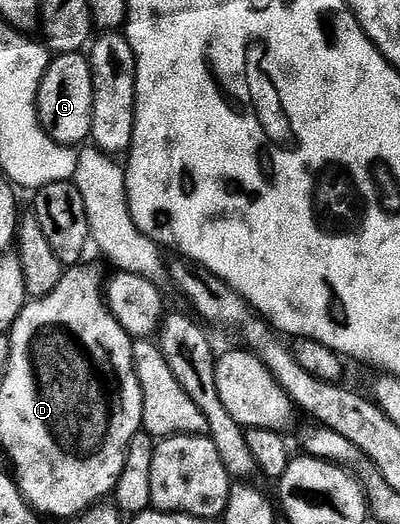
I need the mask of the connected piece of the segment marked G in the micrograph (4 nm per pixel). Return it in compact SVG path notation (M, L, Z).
M86 53L52 57L39 85L39 123L54 142L60 142L63 146L75 148L90 139L93 124L93 76Z

